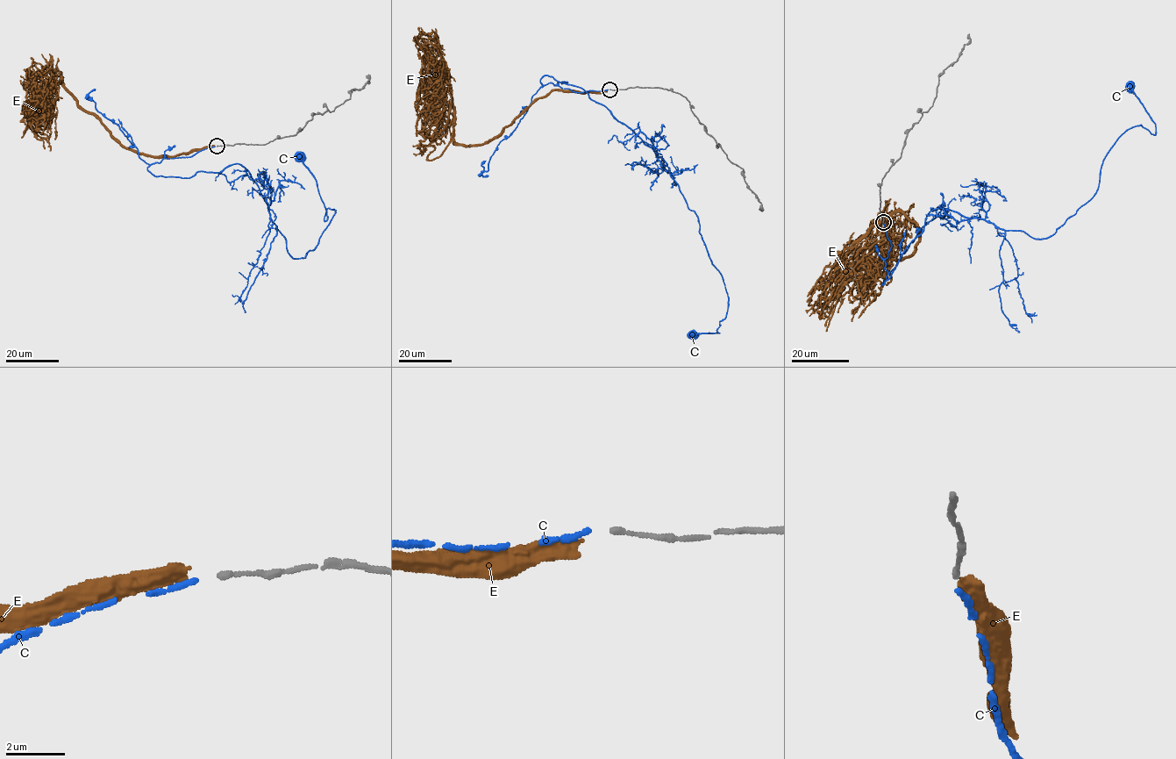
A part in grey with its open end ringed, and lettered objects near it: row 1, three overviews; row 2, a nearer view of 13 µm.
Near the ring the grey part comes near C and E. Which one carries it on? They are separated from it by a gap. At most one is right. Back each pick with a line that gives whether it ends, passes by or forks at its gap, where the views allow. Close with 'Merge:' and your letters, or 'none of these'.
C: it ends
Merge: C

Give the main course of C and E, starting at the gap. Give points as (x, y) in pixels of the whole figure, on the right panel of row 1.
C: (883, 224), (884, 284), (935, 209), (1050, 238), (1095, 193), (1121, 135), (1140, 125), (1156, 133), (1129, 86)
E: (884, 222), (888, 259), (903, 260), (918, 240), (920, 229), (899, 211), (856, 239), (870, 268), (851, 321)

